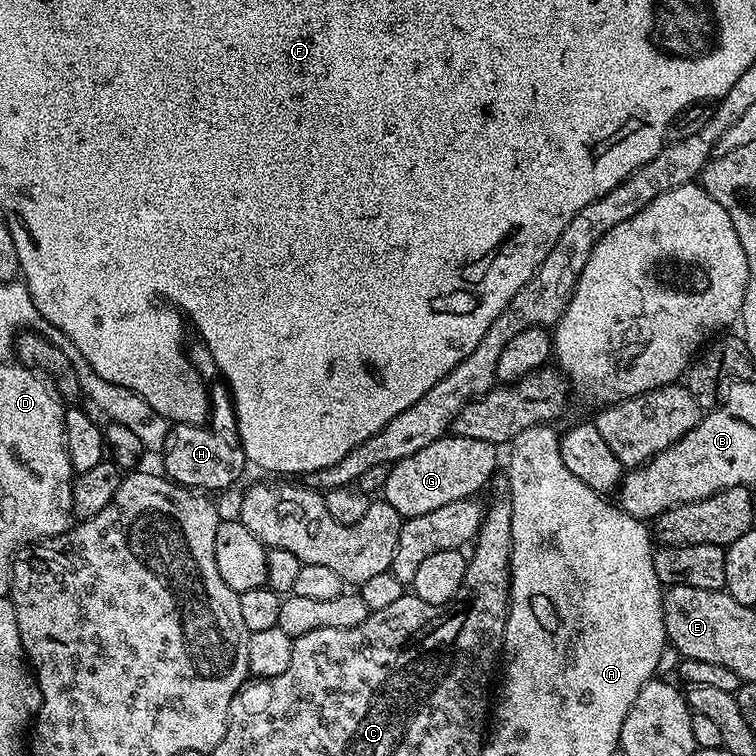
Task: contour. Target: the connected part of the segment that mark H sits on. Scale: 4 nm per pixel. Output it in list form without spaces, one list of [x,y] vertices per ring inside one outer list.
[[[213,403],[210,408],[210,419],[205,424],[177,424],[171,429],[168,441],[164,443],[162,453],[163,471],[169,480],[189,490],[203,490],[213,494],[219,488],[228,488],[246,469],[244,447],[240,441],[240,431],[236,428],[236,413],[231,403]]]

